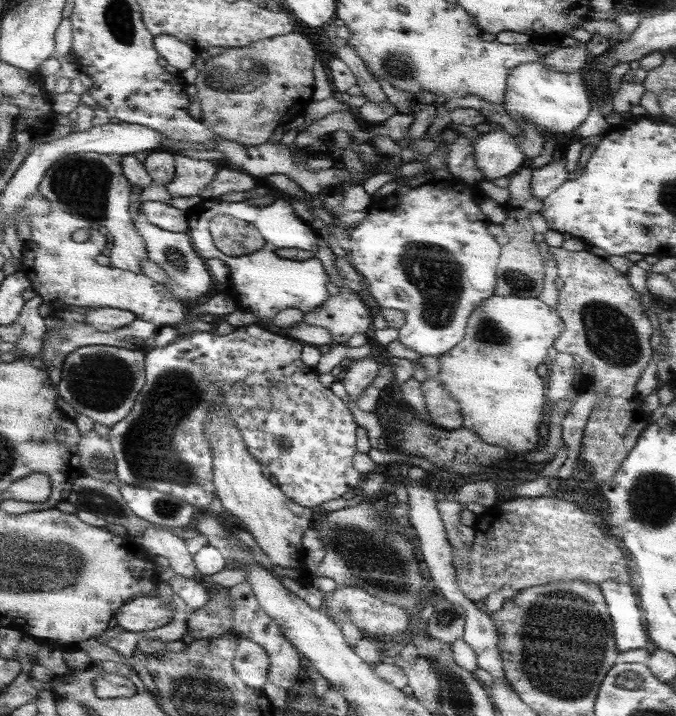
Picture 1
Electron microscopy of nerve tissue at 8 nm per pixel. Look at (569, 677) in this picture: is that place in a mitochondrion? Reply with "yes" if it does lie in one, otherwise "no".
yes

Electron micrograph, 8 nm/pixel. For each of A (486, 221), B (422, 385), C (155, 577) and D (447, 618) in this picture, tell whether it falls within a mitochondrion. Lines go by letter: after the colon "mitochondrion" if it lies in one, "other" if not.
A: other
B: other
C: other
D: mitochondrion

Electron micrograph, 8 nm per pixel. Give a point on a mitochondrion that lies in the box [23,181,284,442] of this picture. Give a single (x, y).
(97, 379)

